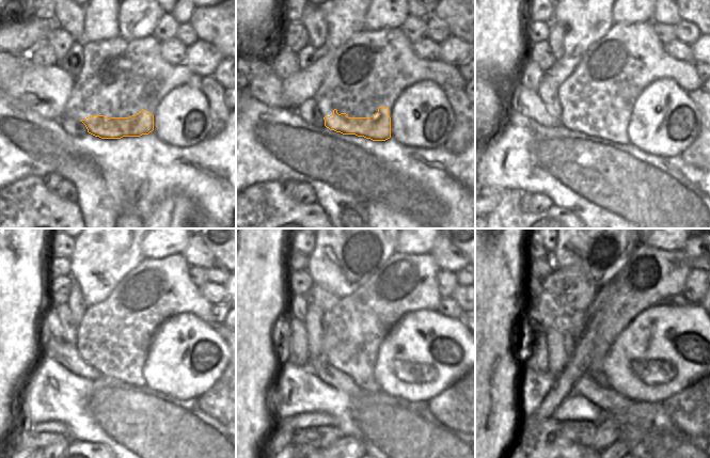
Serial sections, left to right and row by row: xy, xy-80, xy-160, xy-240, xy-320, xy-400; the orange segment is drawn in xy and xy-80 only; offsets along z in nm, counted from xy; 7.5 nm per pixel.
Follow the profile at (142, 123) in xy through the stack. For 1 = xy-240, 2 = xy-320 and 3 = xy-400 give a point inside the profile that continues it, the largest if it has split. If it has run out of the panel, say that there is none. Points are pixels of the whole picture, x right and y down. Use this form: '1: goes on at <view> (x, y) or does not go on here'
1: goes on at xy-240 (129, 369)
2: goes on at xy-320 (360, 369)
3: goes on at xy-400 (564, 382)

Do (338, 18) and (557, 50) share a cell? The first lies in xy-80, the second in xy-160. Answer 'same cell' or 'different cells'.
different cells

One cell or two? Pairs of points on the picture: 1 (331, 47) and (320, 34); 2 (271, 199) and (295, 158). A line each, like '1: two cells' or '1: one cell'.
1: two cells
2: two cells

